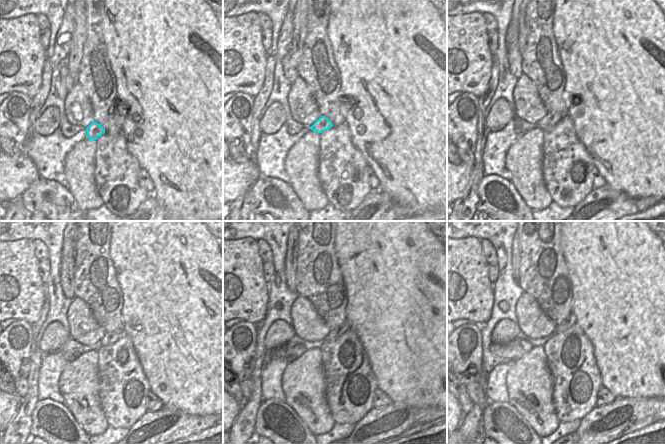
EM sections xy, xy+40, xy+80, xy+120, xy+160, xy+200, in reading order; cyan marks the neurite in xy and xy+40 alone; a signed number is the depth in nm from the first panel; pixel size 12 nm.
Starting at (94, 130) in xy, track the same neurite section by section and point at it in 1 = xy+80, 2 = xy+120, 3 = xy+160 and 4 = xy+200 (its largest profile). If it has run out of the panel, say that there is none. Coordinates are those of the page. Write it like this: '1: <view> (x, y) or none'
1: xy+80 (551, 119)
2: xy+120 (109, 338)
3: xy+160 (337, 333)
4: xy+200 (571, 319)

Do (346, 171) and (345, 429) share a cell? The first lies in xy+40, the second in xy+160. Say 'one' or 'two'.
two

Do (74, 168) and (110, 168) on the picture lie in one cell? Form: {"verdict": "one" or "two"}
{"verdict": "two"}

